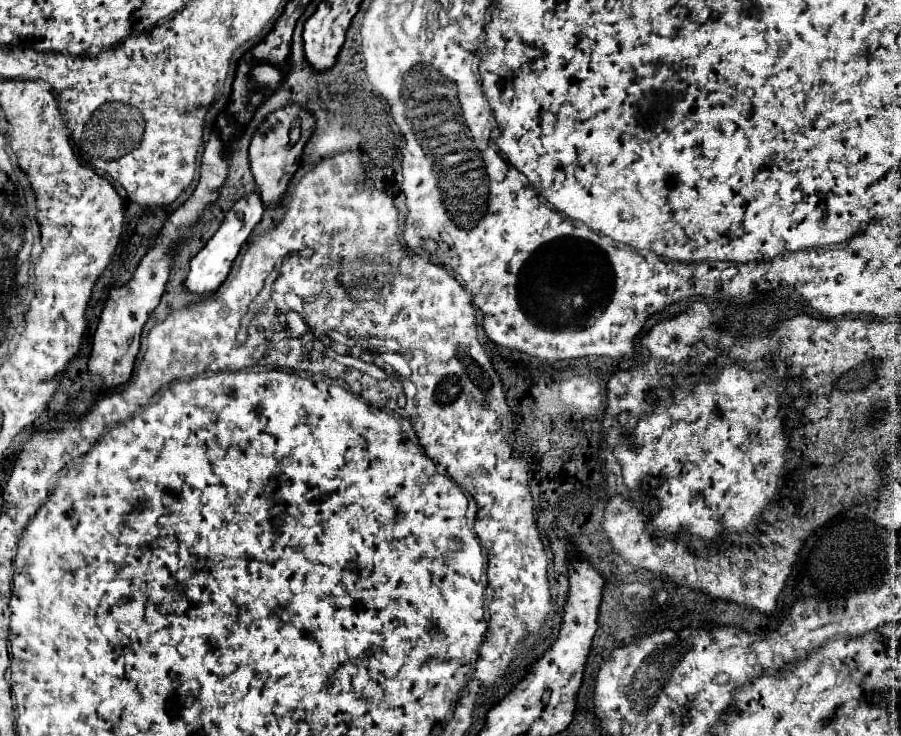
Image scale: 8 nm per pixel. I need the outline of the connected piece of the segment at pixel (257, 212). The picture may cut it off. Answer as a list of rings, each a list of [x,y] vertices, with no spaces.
[[[249,194],[247,198],[241,198],[225,216],[223,224],[219,226],[217,234],[205,244],[205,248],[191,260],[191,268],[189,274],[183,282],[183,290],[189,294],[211,294],[219,288],[219,284],[227,278],[227,272],[231,268],[231,262],[235,260],[235,256],[241,250],[241,244],[251,236],[251,232],[255,230],[255,226],[261,222],[265,208],[263,202],[259,198],[259,194]]]

